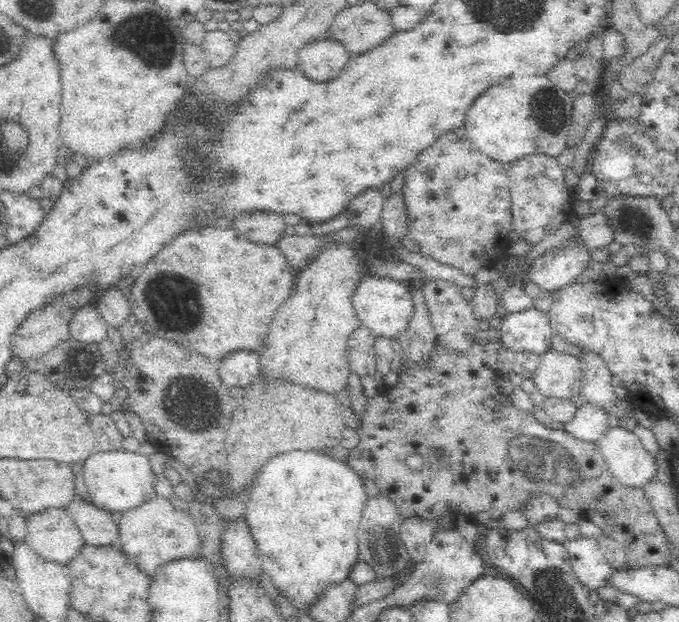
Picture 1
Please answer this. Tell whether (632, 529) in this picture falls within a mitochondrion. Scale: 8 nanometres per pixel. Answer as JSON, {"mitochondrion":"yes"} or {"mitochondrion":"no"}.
{"mitochondrion":"no"}

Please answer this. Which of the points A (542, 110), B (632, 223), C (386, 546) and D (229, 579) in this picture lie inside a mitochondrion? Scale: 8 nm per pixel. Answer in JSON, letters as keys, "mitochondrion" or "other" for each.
{"A":"mitochondrion","B":"mitochondrion","C":"mitochondrion","D":"other"}

